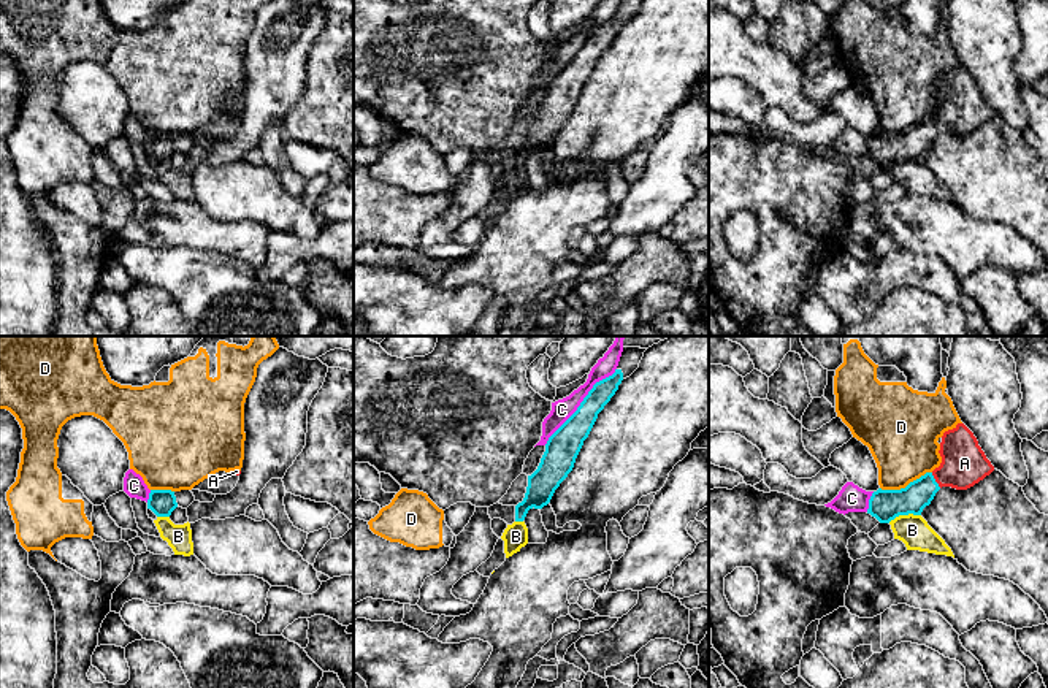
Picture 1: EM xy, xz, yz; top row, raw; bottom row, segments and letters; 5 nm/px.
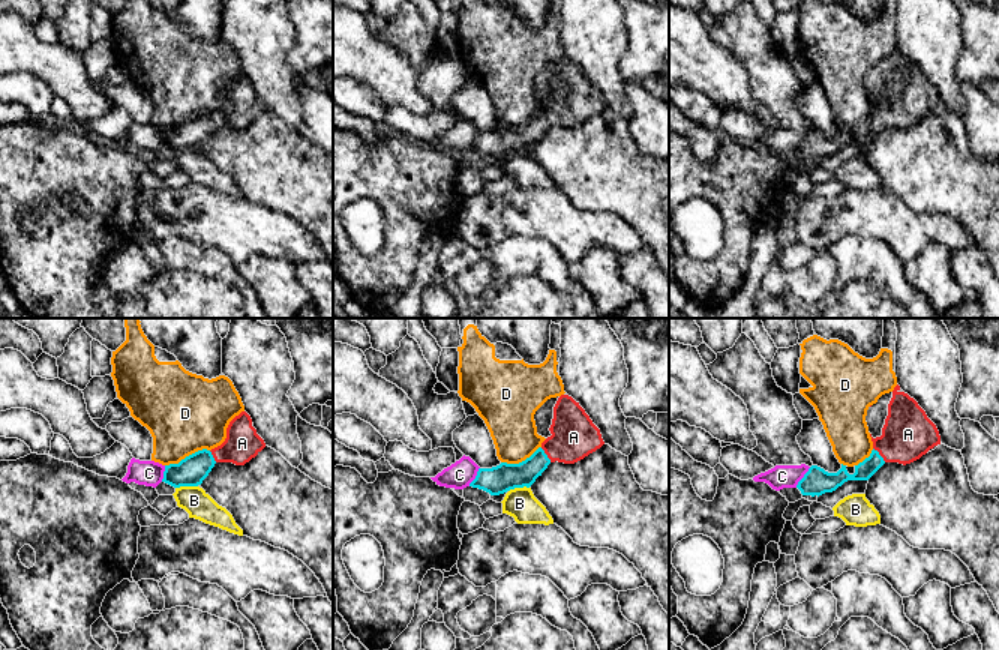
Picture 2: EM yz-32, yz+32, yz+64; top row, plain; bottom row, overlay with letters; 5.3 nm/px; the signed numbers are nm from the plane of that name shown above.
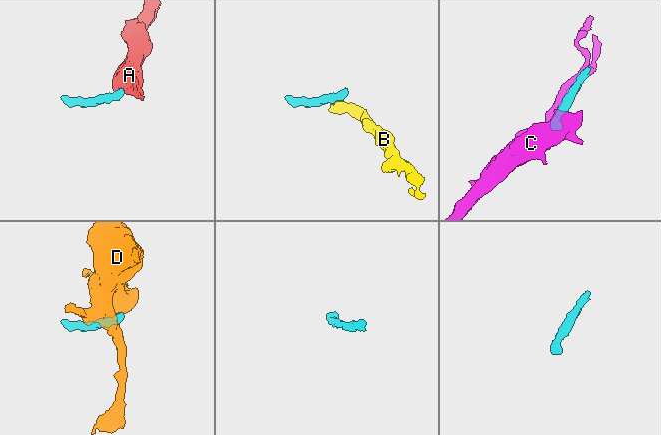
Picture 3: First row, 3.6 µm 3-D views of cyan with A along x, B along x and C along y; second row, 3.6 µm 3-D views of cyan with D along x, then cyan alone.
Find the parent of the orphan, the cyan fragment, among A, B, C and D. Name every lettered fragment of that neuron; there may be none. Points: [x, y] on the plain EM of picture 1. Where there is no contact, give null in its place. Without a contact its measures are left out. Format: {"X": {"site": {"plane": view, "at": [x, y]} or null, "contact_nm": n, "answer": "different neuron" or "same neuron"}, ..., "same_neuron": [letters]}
{"A": {"site": {"plane": "yz", "at": [934, 126]}, "contact_nm": 90, "answer": "same neuron"}, "B": {"site": {"plane": "yz", "at": [904, 159]}, "contact_nm": 170, "answer": "different neuron"}, "C": {"site": {"plane": "xz", "at": [581, 48]}, "contact_nm": 550, "answer": "different neuron"}, "D": {"site": {"plane": "yz", "at": [907, 130]}, "contact_nm": 280, "answer": "different neuron"}, "same_neuron": ["A"]}

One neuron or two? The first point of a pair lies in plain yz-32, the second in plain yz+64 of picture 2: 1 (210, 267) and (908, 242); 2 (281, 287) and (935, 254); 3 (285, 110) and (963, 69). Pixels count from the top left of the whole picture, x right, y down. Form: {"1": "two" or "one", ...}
{"1": "two", "2": "one", "3": "two"}

